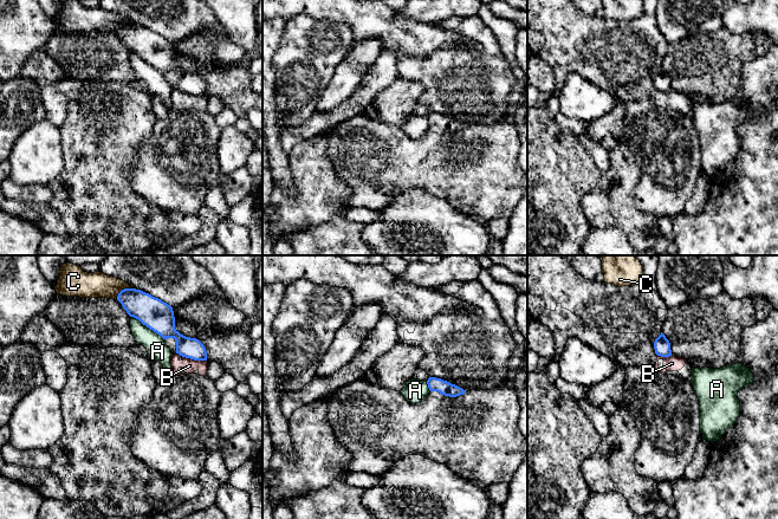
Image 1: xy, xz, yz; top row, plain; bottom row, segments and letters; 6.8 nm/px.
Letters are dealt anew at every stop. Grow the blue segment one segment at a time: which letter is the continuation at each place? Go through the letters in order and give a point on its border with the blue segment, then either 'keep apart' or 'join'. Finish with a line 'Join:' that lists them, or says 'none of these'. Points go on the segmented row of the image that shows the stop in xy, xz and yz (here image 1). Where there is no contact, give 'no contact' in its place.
A: xy (148, 326) | keep apart
B: xy (192, 358) | keep apart
C: xy (122, 290) | keep apart
Join: none of these

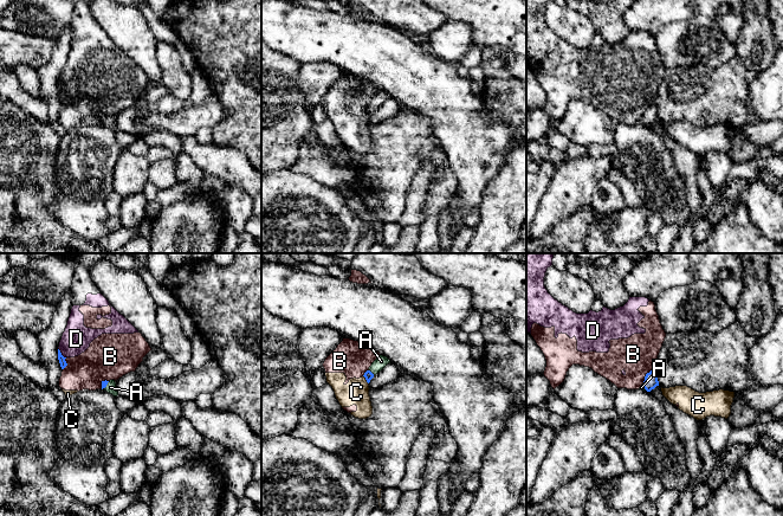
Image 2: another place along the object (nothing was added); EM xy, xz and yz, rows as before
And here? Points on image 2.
A: xy (105, 386) | join
B: yz (646, 375) | keep apart
C: xz (366, 379) | keep apart
D: xy (60, 353) | keep apart
Join: A

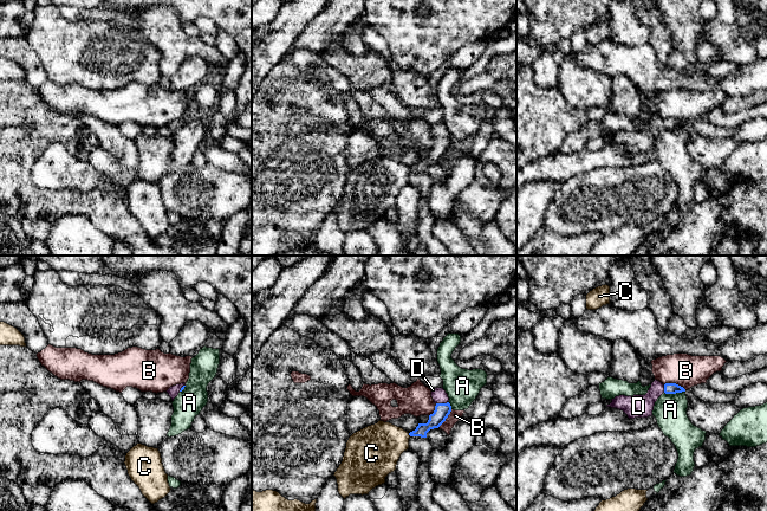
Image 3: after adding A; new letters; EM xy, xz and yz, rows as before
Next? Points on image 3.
A: yz (674, 393) | keep apart
B: yz (675, 383) | keep apart
C: xz (409, 434) | keep apart
D: xz (442, 403) | join
Join: D

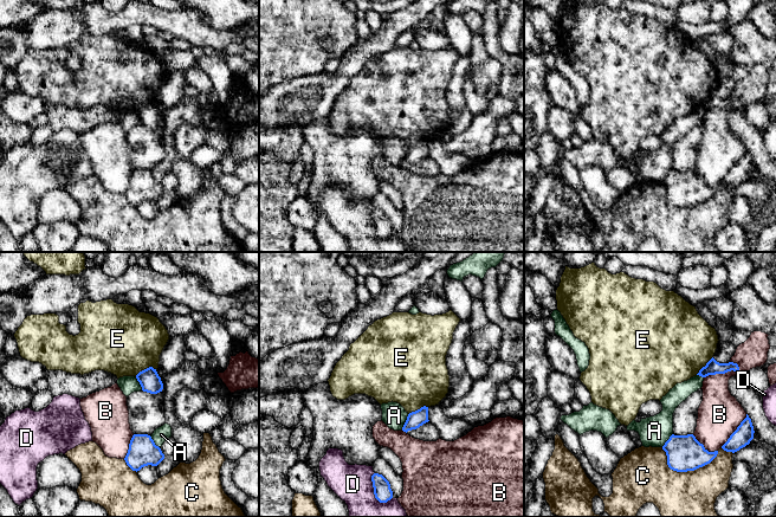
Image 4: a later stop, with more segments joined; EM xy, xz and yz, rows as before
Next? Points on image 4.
A: xz (406, 421) | keep apart
B: yz (723, 373) | keep apart
C: yz (685, 471) | keep apart
D: xz (374, 490) | keep apart
E: xy (147, 368) | keep apart
Join: none of these

